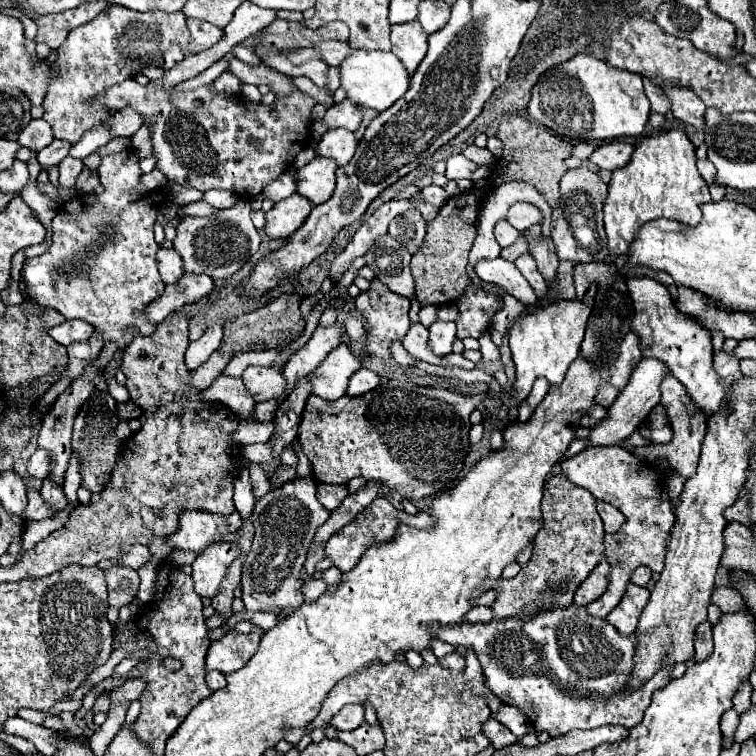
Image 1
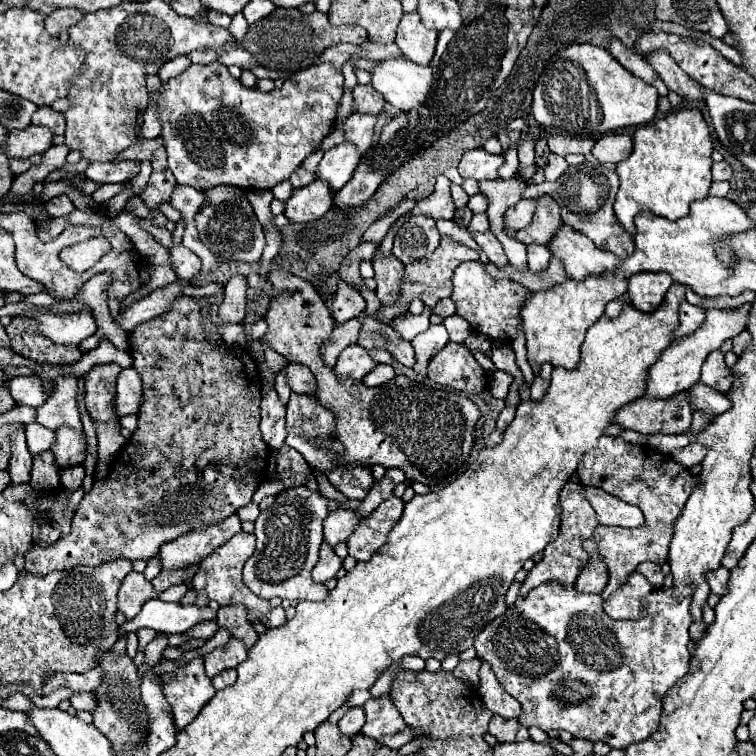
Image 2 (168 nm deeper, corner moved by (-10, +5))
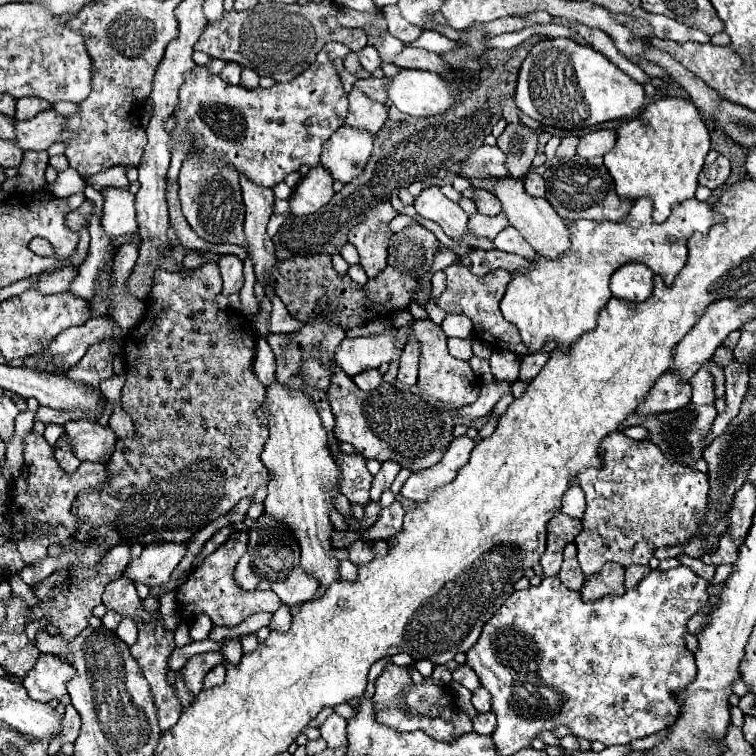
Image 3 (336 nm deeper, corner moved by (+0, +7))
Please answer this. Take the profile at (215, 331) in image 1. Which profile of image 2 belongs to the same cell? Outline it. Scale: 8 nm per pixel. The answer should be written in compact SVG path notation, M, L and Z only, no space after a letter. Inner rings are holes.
M232 276L230 282L224 286L224 300L220 304L218 316L222 324L238 324L244 320L246 310L246 278Z

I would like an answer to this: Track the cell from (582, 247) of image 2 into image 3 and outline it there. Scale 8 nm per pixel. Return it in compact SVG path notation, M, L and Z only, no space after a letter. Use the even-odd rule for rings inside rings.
M506 176L506 178L498 178L492 194L500 200L502 204L502 212L506 214L508 222L526 238L526 242L544 258L558 258L562 256L568 246L570 246L570 232L566 228L566 222L556 214L556 210L550 206L550 202L546 198L534 198L528 196L524 190L522 180Z

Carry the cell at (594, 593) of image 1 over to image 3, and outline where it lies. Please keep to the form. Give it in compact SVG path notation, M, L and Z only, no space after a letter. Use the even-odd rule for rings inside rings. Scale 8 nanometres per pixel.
M568 544L564 548L564 562L562 562L562 568L560 568L560 574L558 574L562 586L570 588L570 590L580 590L586 576L582 574L580 566L578 566L578 560L576 560L576 544Z

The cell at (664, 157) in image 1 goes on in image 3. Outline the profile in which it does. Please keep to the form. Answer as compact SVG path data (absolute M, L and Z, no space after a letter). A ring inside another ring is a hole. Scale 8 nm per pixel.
M666 96L648 104L636 118L624 120L616 130L616 144L604 156L620 198L652 198L654 220L664 222L672 208L694 198L698 174L710 150L710 134L690 100Z

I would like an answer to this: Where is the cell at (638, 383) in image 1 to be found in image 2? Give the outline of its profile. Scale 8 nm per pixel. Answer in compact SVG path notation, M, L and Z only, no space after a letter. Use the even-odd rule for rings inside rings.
M744 304L744 306L734 308L734 310L706 310L706 322L702 324L702 328L696 330L692 336L686 336L682 340L674 340L662 352L658 362L648 370L644 398L666 400L682 390L688 390L692 384L696 384L700 378L700 366L706 360L706 356L712 350L718 350L724 340L734 338L736 334L740 334L746 328L748 310L750 310L750 304Z

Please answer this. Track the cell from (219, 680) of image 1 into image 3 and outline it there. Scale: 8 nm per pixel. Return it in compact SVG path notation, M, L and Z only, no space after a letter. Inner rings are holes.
M218 664L216 668L212 668L206 678L204 678L204 688L214 688L214 686L220 686L224 682L224 676L226 676L226 668L224 664Z

